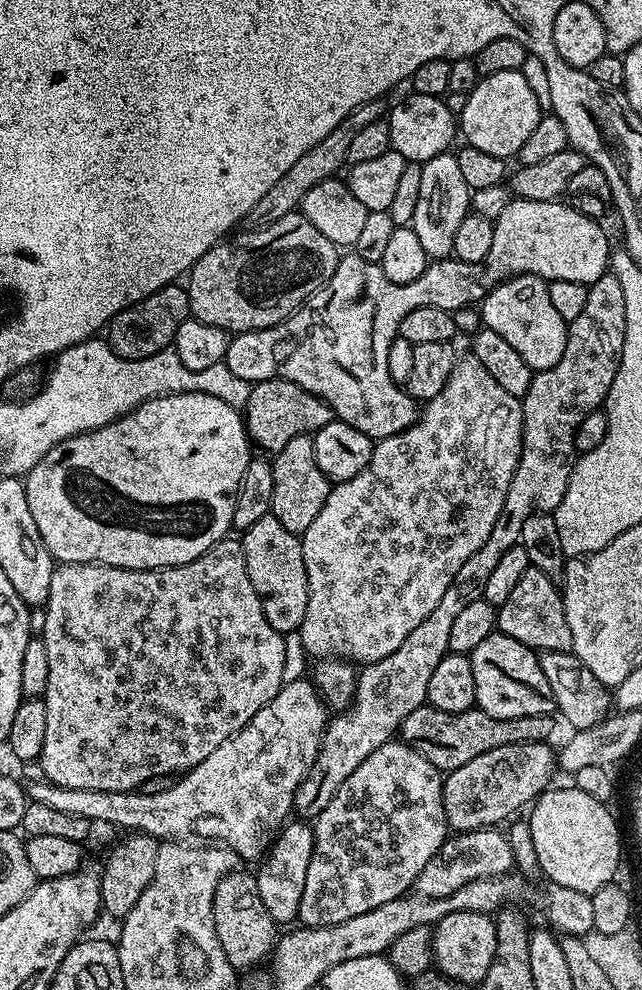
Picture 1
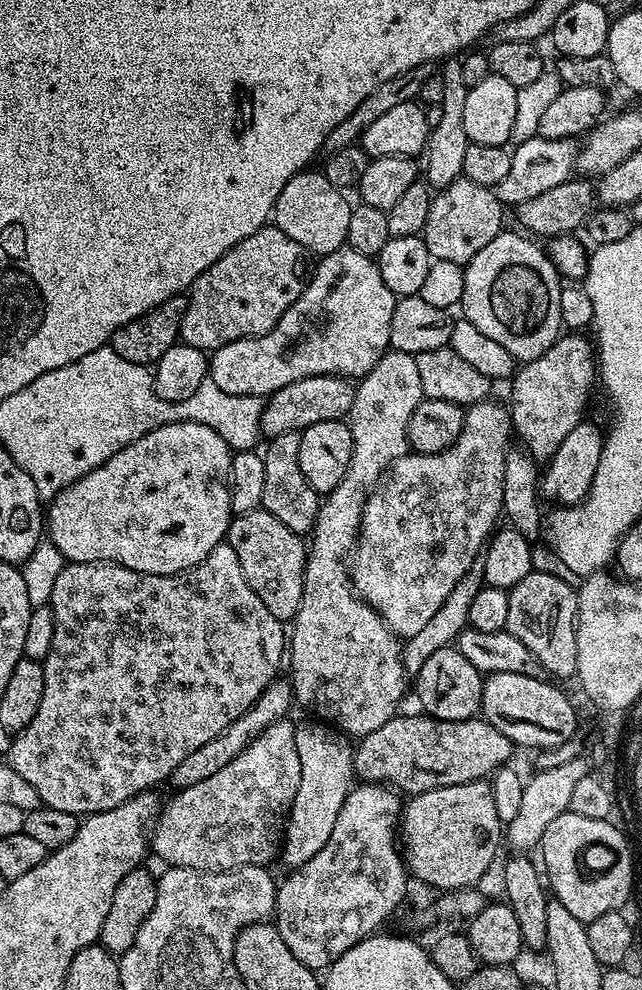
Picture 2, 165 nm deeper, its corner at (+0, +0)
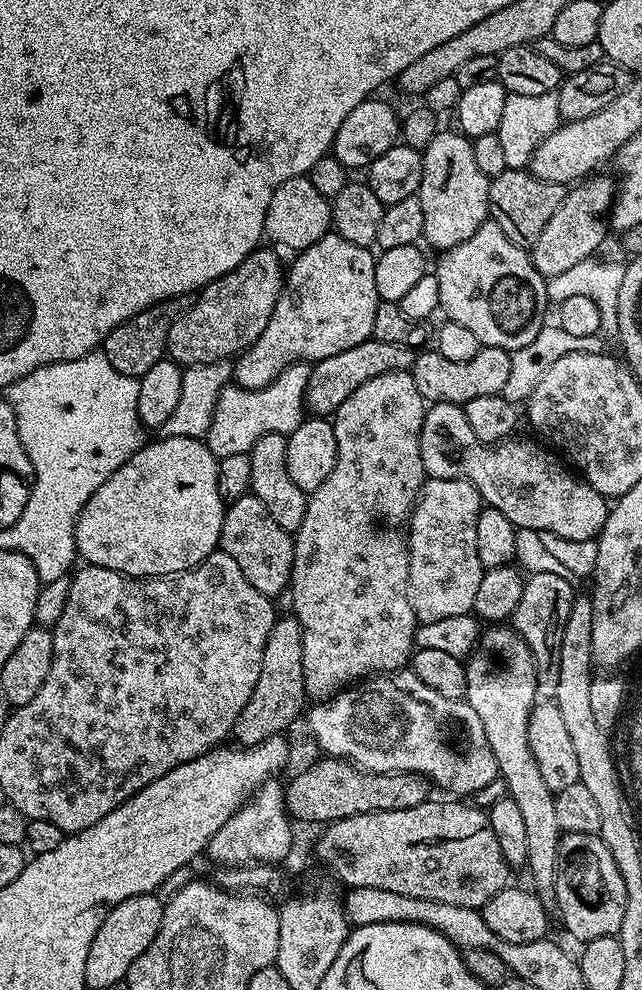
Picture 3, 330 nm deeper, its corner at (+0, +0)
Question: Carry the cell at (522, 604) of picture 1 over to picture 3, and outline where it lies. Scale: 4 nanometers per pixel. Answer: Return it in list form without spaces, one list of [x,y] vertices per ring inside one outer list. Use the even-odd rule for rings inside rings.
[[[532,574],[524,581],[522,598],[510,617],[511,627],[530,646],[530,654],[536,667],[536,695],[540,698],[555,697],[558,690],[558,650],[562,647],[562,630],[566,618],[570,618],[570,606],[574,599],[573,581],[556,574]]]

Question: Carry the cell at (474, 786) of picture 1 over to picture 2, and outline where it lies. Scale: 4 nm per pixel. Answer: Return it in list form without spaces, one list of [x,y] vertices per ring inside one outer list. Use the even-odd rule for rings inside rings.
[[[471,780],[465,784],[431,788],[415,793],[411,799],[402,808],[402,844],[406,849],[406,867],[409,873],[432,888],[440,888],[436,890],[441,893],[479,885],[479,880],[487,874],[488,867],[496,856],[496,847],[502,844],[502,818],[495,806],[491,783]]]

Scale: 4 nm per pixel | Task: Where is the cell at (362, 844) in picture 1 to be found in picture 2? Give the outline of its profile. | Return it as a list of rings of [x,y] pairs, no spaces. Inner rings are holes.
[[[357,783],[348,793],[346,802],[342,802],[342,810],[338,810],[330,842],[326,842],[326,846],[322,846],[322,850],[318,850],[310,862],[301,868],[291,869],[288,877],[279,881],[274,923],[278,934],[282,934],[282,942],[290,946],[290,954],[294,954],[294,958],[308,968],[327,969],[339,956],[346,954],[346,950],[383,929],[380,927],[384,920],[390,919],[392,911],[403,902],[408,892],[410,873],[398,847],[398,829],[402,824],[402,800],[399,798],[391,787],[383,784]]]

